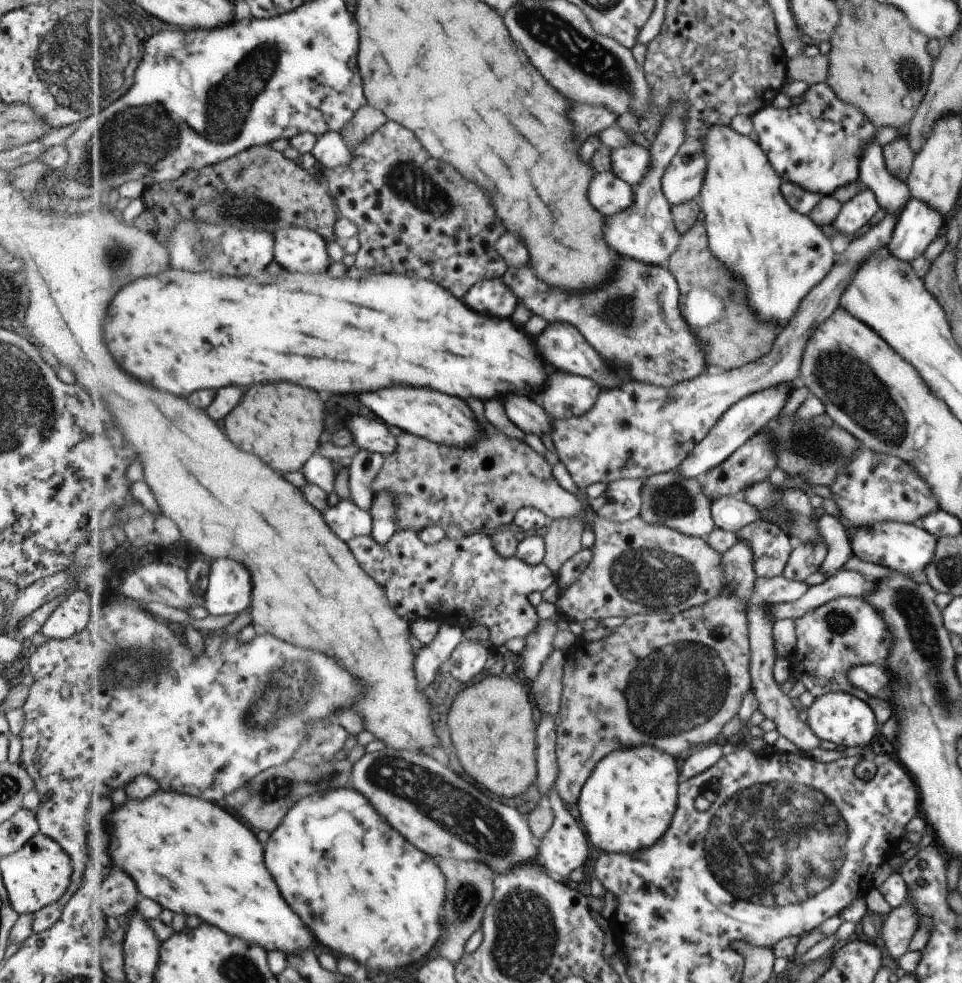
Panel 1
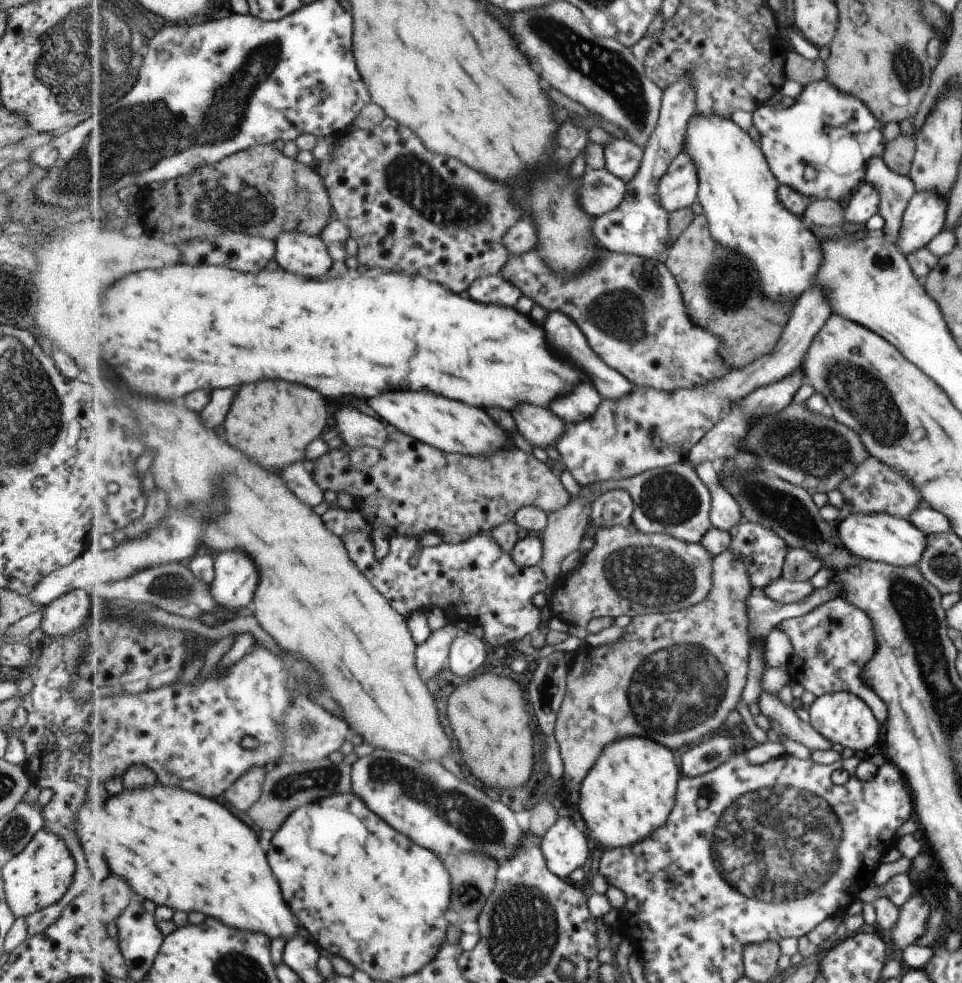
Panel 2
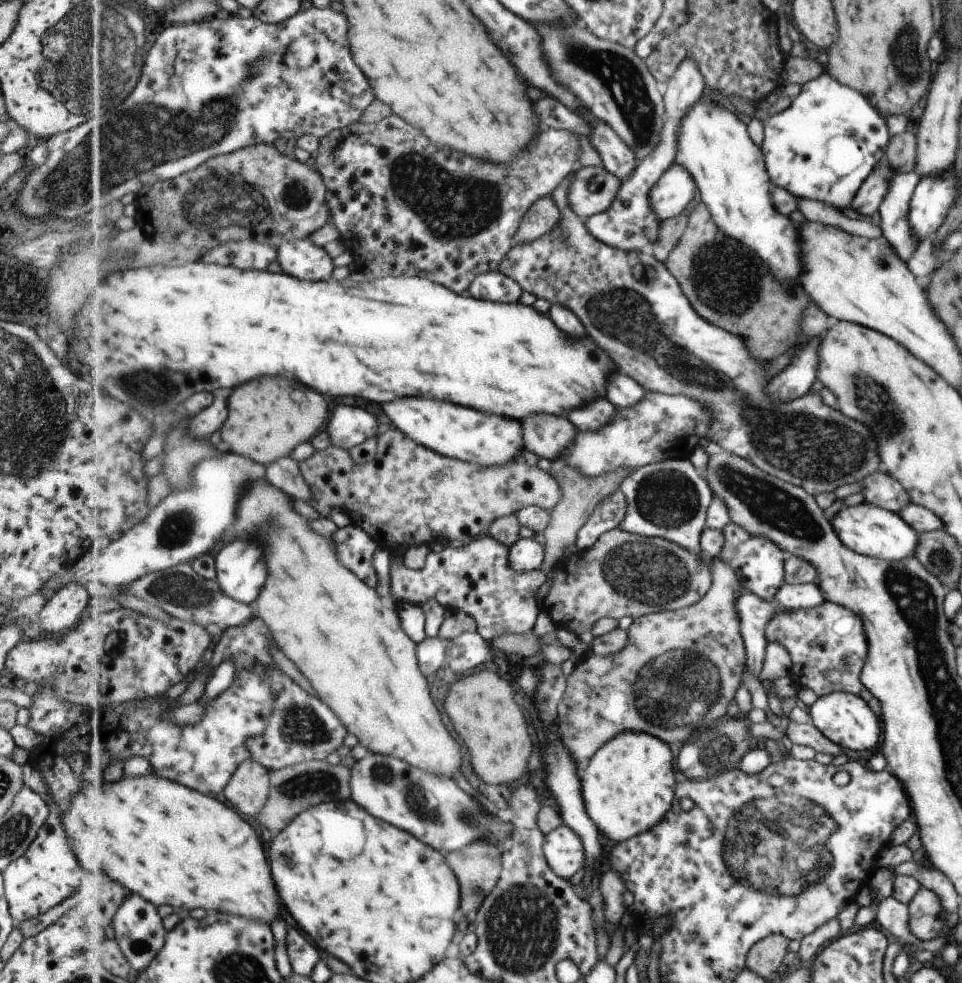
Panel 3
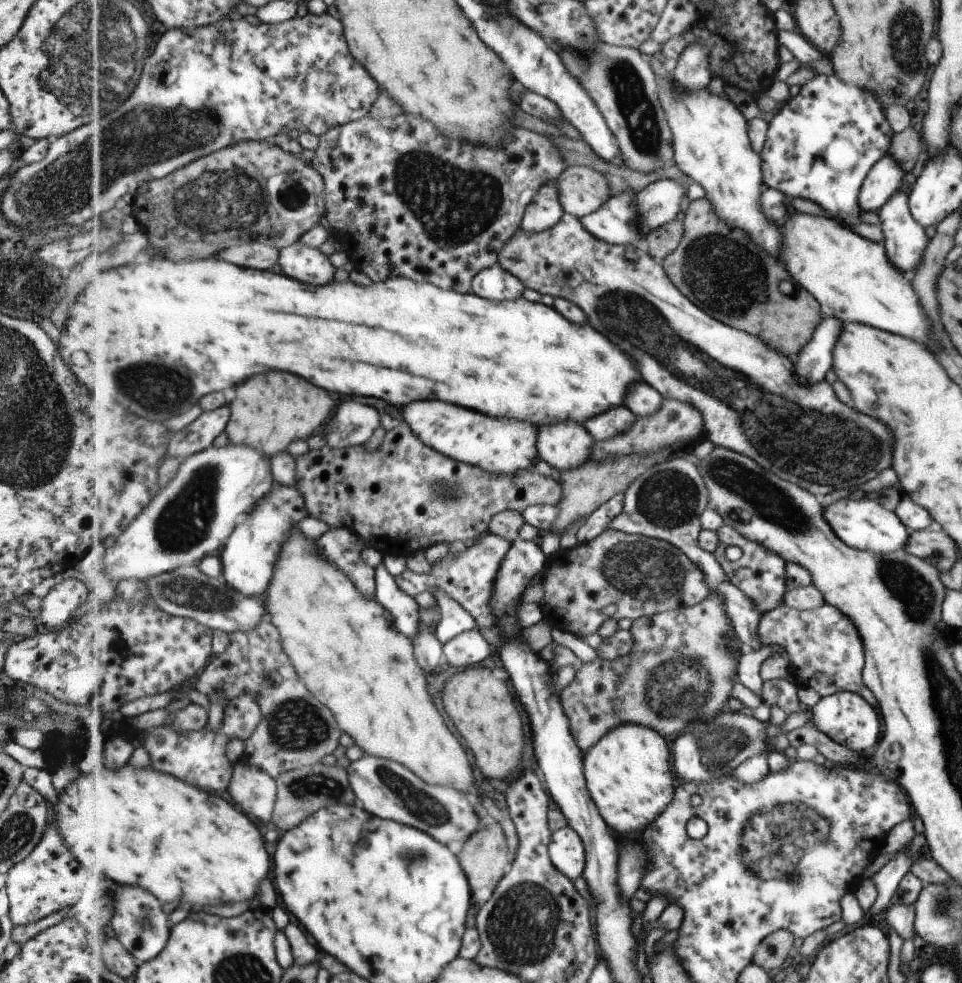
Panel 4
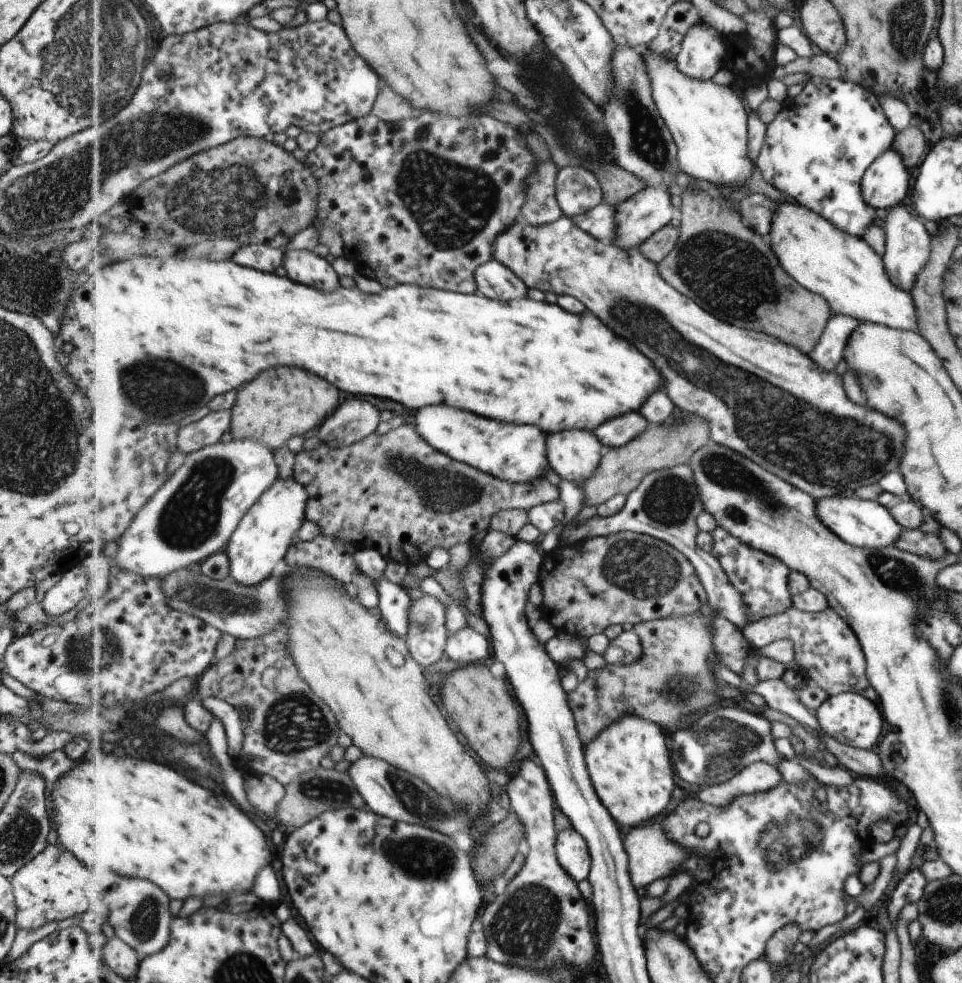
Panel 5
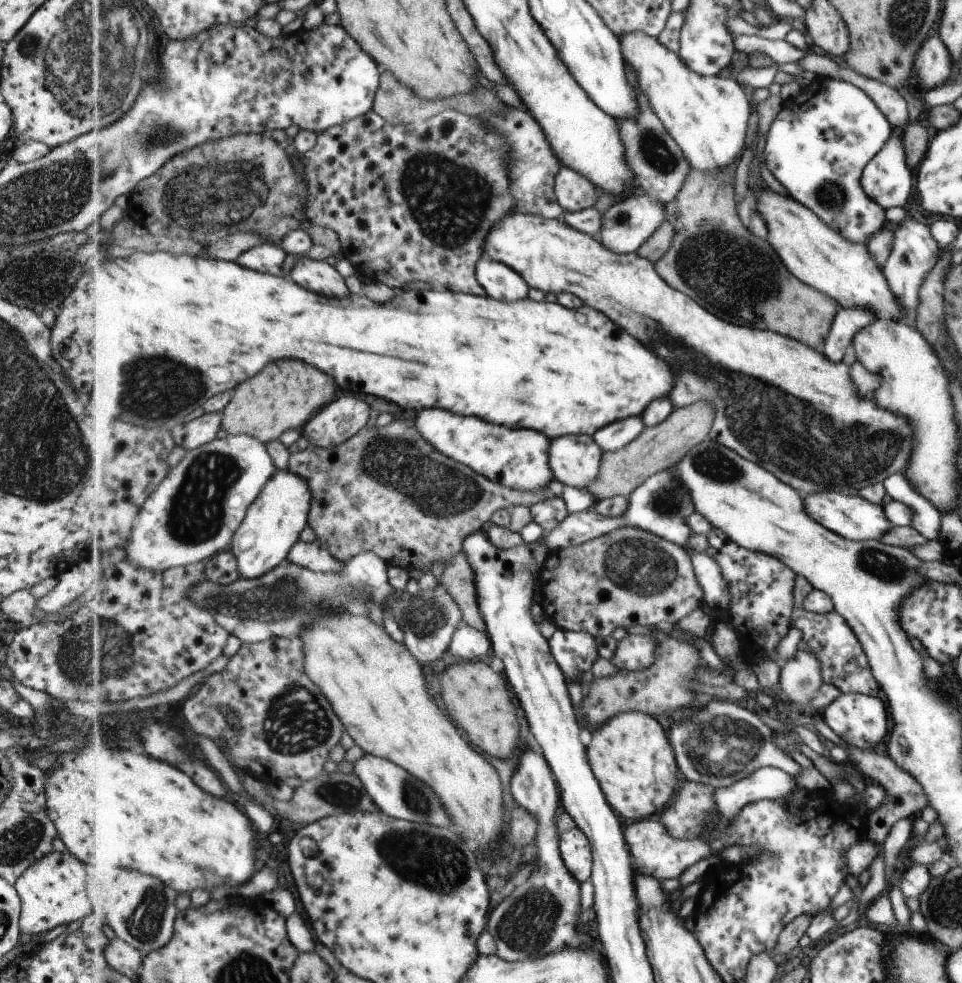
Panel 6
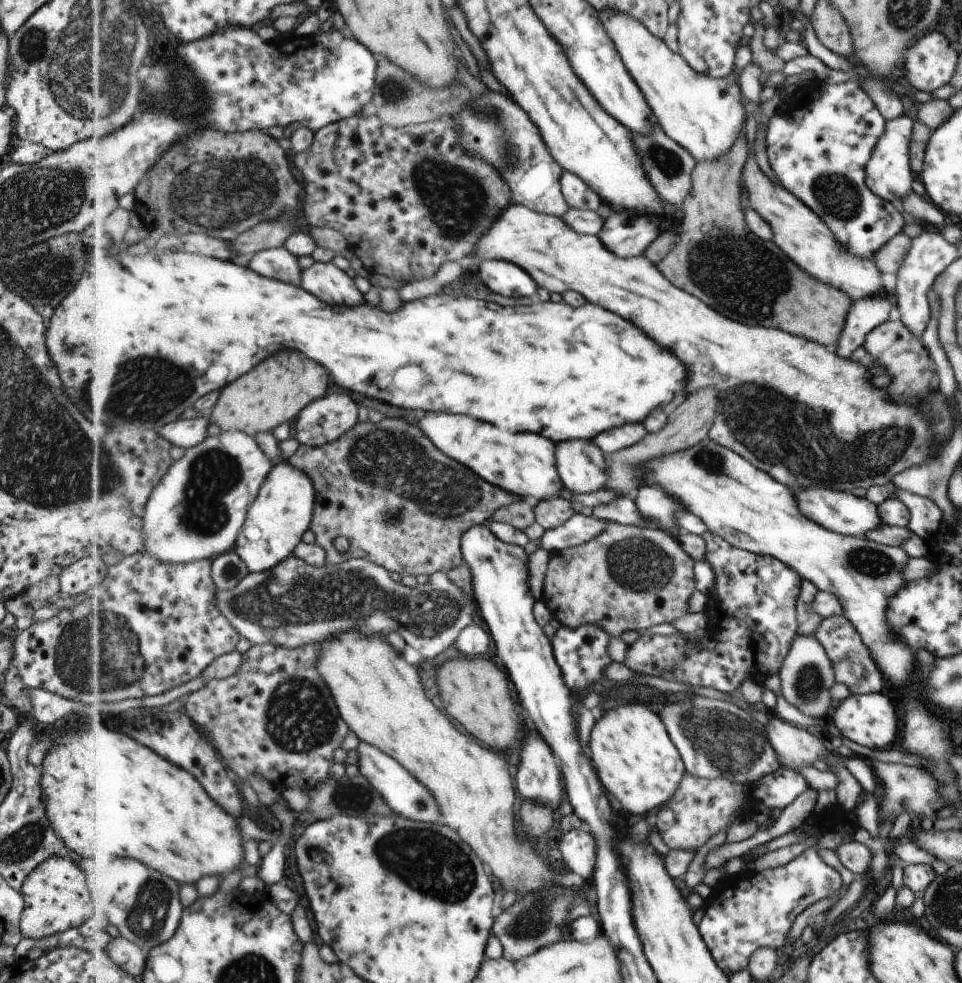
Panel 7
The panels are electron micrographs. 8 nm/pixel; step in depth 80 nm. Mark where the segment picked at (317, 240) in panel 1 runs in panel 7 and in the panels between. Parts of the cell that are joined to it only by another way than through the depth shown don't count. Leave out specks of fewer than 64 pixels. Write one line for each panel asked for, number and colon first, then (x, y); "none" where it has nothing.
2: (299, 253)
3: (302, 257)
4: (302, 262)
5: (308, 267)
6: (320, 276)
7: (333, 285)

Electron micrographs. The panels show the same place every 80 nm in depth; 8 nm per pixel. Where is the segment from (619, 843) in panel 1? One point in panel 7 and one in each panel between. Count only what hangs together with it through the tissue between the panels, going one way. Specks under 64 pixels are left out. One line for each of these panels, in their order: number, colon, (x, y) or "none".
2: (630, 792)
3: (629, 785)
4: (629, 773)
5: (630, 761)
6: (631, 756)
7: (635, 759)

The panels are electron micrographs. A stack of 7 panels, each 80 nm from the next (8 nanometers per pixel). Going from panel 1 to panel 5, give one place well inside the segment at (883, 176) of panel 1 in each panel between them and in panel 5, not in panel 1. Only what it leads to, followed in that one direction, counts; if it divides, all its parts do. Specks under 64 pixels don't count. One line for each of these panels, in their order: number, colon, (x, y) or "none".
2: (894, 191)
3: (893, 224)
4: (904, 238)
5: (907, 244)

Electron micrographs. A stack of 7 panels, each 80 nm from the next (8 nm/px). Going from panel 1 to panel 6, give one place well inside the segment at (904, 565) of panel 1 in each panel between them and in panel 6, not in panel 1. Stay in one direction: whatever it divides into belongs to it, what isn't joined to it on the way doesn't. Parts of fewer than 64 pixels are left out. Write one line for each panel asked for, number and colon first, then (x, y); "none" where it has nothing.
2: (875, 537)
3: (866, 529)
4: (863, 524)
5: (862, 523)
6: (850, 516)

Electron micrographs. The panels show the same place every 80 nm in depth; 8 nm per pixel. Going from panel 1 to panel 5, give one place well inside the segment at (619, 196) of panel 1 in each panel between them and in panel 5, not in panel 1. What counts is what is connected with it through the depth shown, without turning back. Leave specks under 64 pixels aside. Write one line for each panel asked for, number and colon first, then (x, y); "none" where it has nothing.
2: (600, 191)
3: (593, 189)
4: (583, 190)
5: (578, 188)

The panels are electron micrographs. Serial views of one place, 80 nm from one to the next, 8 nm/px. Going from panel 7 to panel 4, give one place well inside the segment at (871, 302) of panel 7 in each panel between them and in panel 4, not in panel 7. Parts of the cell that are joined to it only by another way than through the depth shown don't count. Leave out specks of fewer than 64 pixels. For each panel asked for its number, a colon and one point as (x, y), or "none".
4: (810, 364)
5: (826, 354)
6: (848, 322)

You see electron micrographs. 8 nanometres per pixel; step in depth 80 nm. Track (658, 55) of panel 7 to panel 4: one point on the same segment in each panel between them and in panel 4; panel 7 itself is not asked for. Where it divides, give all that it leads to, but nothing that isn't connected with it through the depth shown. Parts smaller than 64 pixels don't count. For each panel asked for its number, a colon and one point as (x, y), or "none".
4: (711, 146)
5: (708, 120)
6: (708, 116)

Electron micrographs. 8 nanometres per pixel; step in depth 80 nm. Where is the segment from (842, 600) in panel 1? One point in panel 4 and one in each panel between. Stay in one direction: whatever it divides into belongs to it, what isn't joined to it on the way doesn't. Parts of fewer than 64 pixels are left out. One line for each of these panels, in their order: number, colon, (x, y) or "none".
2: (831, 644)
3: (826, 644)
4: (823, 648)

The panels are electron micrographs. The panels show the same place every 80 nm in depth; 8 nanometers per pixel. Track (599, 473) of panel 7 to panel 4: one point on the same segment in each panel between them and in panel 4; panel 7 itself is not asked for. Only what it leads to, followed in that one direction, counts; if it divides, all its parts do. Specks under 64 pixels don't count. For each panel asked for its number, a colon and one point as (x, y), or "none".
4: (566, 447)
5: (574, 455)
6: (575, 459)

